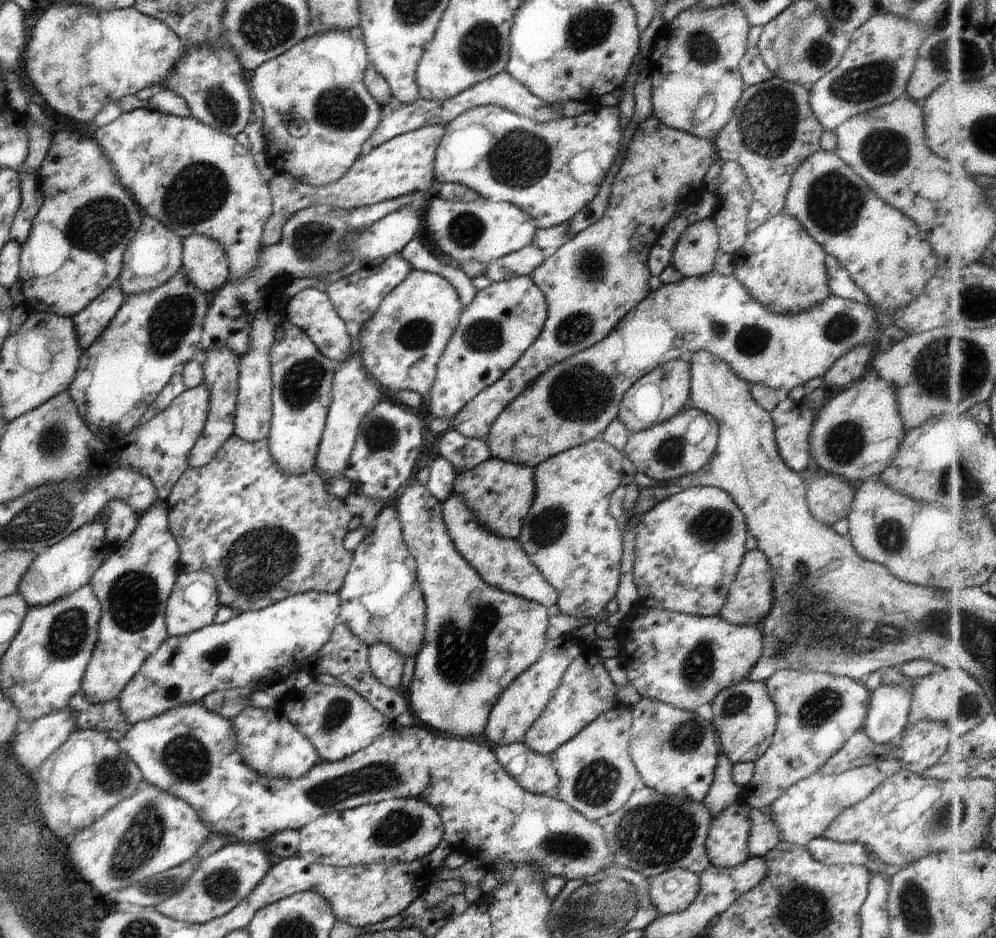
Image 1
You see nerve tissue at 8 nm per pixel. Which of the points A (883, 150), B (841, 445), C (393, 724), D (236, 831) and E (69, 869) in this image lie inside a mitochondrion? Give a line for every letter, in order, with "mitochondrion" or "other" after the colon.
A: mitochondrion
B: mitochondrion
C: other
D: other
E: other

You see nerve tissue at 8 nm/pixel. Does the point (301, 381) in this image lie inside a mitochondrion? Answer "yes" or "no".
yes

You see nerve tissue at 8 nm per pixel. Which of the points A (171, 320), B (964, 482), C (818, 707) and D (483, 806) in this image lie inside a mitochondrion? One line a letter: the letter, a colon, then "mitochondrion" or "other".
A: mitochondrion
B: mitochondrion
C: mitochondrion
D: other

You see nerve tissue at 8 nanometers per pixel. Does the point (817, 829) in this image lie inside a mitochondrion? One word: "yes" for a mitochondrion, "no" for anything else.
no

